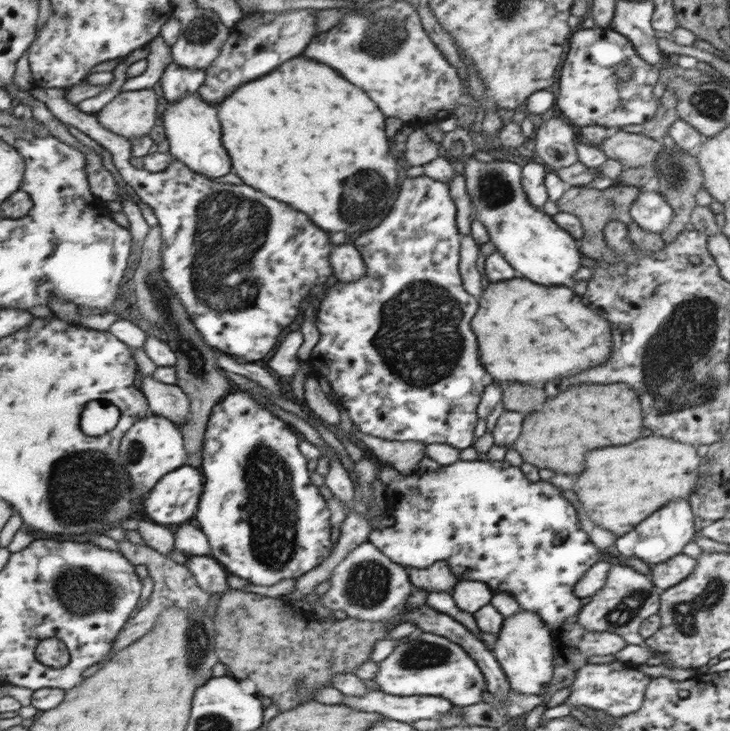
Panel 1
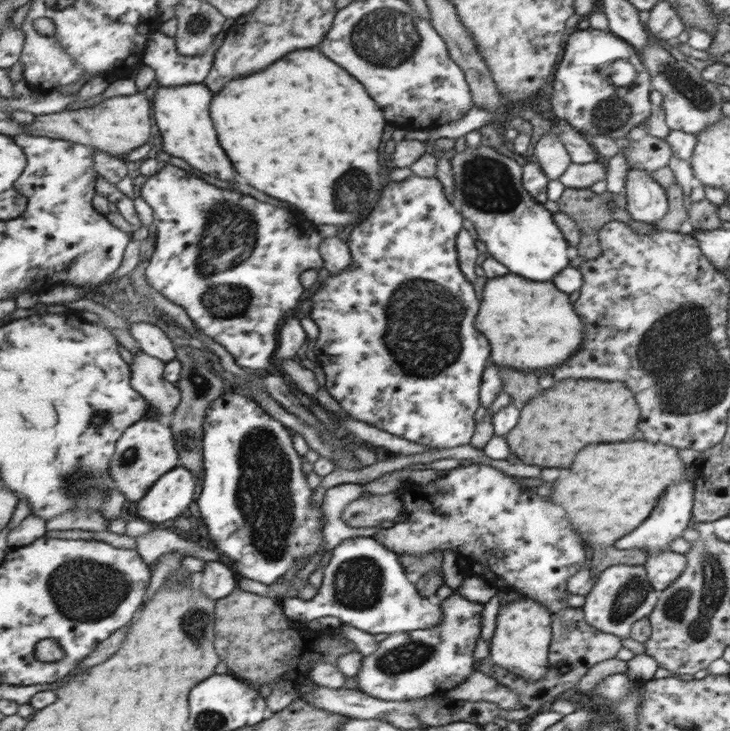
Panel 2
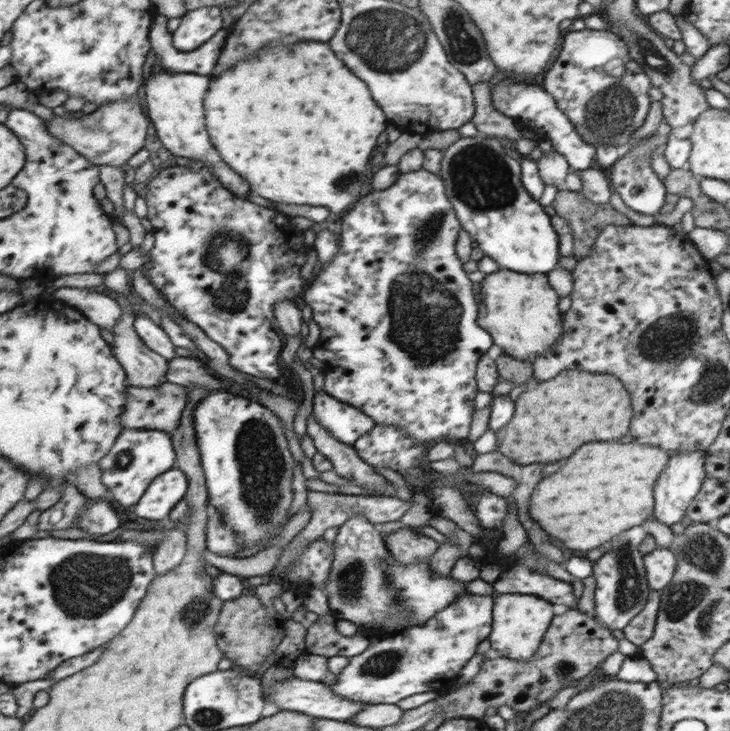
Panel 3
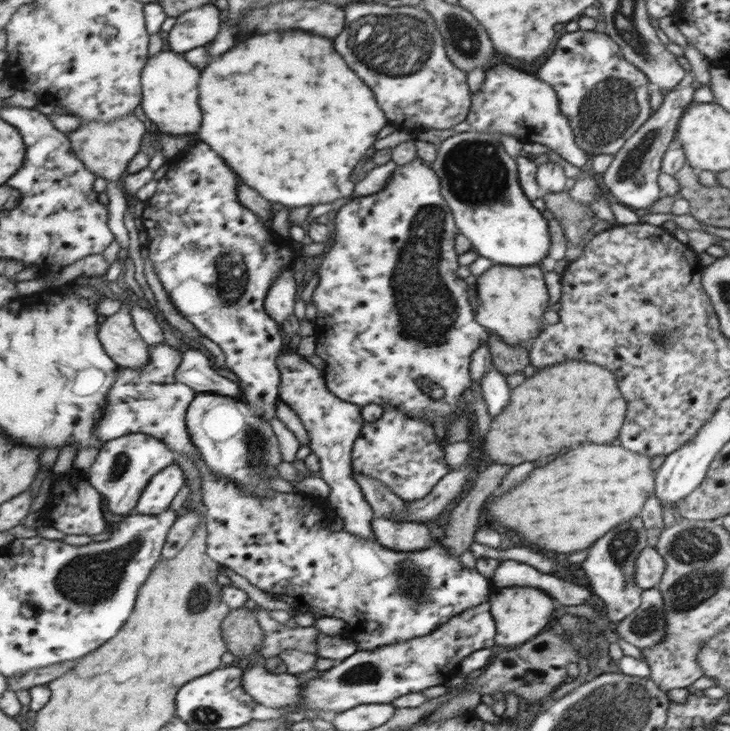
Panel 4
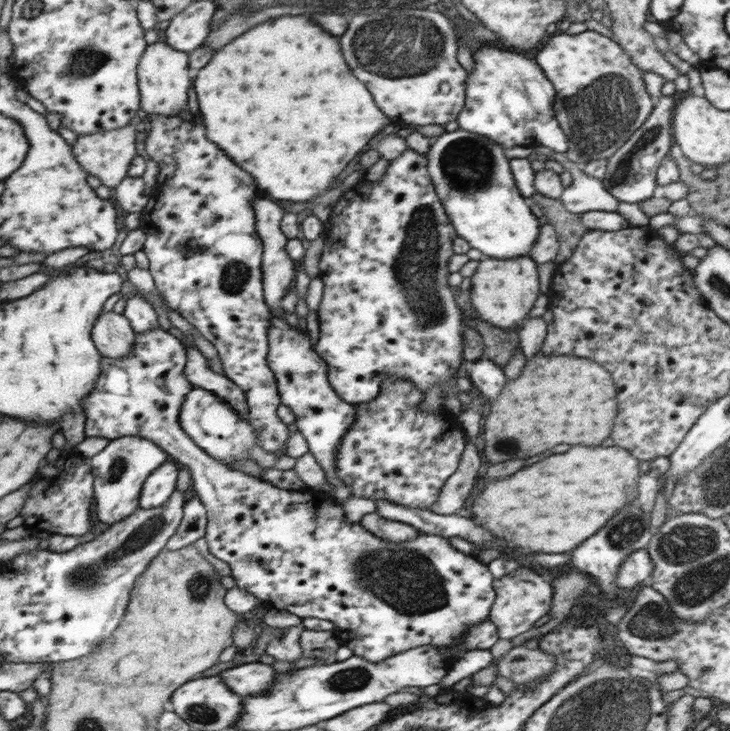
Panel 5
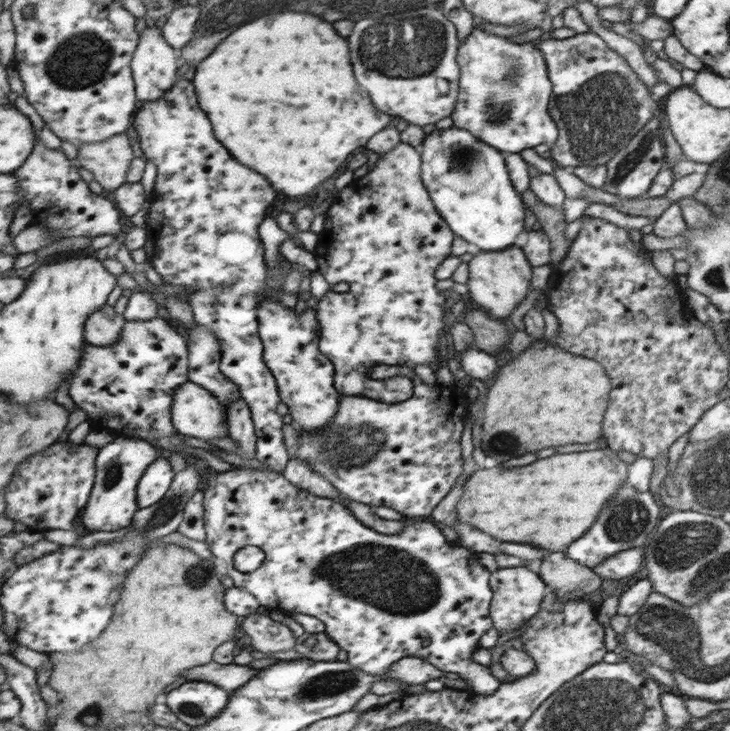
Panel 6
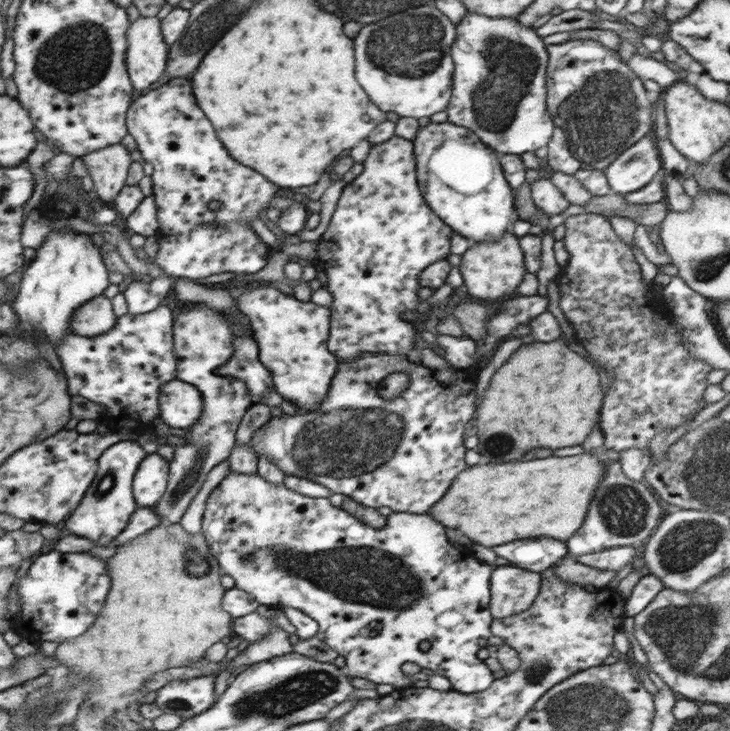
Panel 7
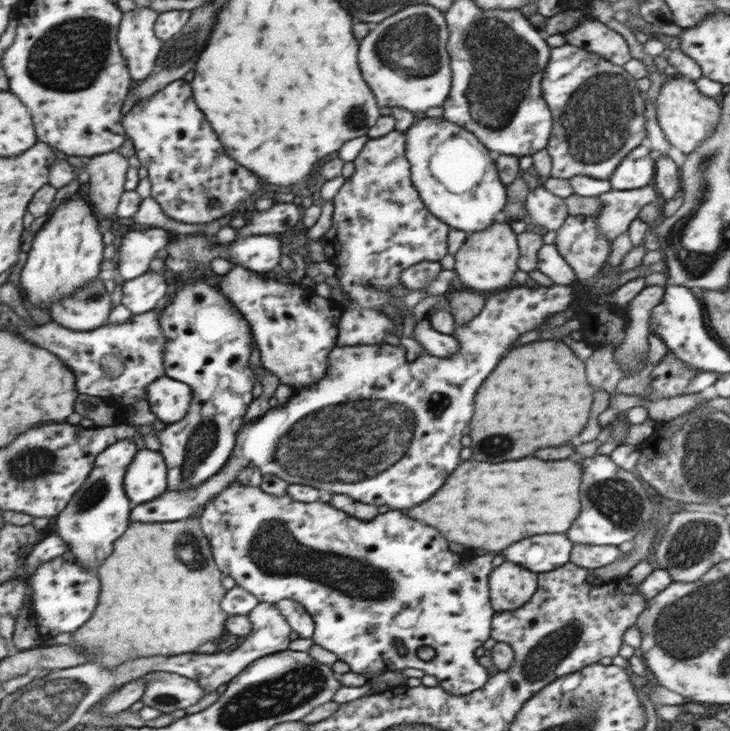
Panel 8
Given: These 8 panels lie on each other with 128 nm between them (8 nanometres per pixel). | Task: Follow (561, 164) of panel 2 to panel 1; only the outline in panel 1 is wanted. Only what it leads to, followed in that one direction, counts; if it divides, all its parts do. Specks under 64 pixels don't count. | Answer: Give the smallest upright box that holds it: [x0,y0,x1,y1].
[533,116,577,172]

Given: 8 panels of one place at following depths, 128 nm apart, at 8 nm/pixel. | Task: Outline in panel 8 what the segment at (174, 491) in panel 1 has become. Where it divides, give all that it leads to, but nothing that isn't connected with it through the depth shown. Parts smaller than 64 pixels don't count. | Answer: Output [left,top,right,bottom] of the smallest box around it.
[125,449,169,505]

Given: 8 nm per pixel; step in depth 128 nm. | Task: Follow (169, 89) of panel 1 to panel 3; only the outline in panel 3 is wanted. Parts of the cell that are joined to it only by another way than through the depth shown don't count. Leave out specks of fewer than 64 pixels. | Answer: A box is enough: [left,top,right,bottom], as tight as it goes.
[150,12,229,76]

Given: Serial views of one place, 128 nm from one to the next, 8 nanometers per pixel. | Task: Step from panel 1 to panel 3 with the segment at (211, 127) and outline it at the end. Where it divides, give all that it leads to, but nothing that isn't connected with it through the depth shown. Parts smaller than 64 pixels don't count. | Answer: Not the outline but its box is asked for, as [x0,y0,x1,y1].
[145,68,249,199]

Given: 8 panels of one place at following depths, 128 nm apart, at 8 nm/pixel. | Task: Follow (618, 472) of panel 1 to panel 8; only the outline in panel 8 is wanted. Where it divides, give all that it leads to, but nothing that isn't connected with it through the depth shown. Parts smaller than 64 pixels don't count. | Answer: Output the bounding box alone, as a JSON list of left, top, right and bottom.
[407,458,582,554]

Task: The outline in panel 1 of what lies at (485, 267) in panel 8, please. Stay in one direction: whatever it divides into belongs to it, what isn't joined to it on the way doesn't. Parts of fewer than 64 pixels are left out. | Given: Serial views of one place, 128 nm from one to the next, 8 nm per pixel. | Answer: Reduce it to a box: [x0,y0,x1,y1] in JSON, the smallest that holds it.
[473,276,613,384]

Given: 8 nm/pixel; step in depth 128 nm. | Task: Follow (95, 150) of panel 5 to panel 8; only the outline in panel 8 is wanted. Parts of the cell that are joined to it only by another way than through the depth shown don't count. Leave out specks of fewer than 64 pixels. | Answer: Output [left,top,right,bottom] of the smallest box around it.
[88,150,129,216]

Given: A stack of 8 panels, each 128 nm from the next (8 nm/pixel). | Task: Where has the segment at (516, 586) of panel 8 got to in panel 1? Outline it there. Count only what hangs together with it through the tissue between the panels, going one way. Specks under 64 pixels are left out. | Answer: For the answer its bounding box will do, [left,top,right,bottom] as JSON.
[490,610,555,695]

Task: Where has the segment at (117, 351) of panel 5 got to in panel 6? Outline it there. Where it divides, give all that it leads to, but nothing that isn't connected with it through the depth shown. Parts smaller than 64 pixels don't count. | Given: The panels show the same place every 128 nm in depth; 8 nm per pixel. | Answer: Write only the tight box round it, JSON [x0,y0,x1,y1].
[85,304,127,347]

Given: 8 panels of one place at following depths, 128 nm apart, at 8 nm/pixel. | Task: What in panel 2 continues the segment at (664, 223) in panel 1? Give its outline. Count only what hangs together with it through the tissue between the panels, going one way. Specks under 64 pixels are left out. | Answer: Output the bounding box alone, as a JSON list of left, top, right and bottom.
[622,168,667,225]

